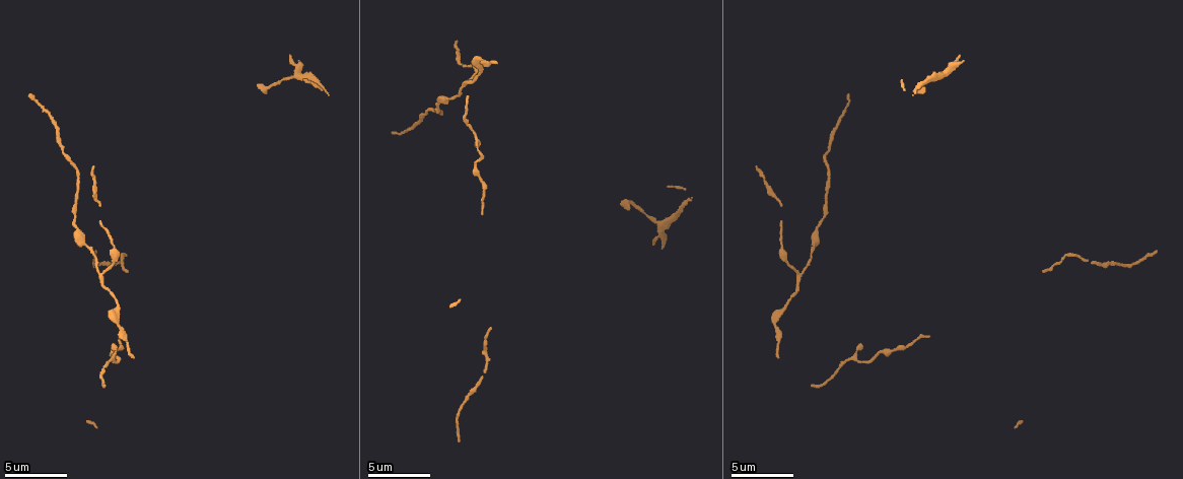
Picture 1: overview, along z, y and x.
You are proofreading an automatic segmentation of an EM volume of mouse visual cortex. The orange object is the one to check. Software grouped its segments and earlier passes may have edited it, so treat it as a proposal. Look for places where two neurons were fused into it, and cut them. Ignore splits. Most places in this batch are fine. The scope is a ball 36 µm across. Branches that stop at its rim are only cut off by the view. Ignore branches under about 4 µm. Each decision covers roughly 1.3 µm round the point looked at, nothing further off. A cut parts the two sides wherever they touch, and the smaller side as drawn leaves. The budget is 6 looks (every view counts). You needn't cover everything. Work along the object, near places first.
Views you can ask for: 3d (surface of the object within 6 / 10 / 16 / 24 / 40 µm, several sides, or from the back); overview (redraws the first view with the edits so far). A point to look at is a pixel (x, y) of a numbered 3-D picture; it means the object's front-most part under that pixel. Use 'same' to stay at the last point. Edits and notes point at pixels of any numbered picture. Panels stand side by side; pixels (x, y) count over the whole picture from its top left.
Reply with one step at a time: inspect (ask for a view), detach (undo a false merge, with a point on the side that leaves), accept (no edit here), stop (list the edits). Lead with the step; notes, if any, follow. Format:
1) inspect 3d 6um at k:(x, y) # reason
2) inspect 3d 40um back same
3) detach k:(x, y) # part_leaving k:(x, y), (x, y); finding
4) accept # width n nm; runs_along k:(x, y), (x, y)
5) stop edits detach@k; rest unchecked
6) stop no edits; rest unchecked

inspect 3d 16um at 1:(831, 175)

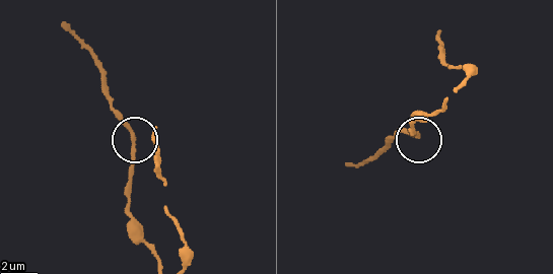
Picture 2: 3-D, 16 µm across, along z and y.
inspect 3d 16um back at 2:(133, 138)

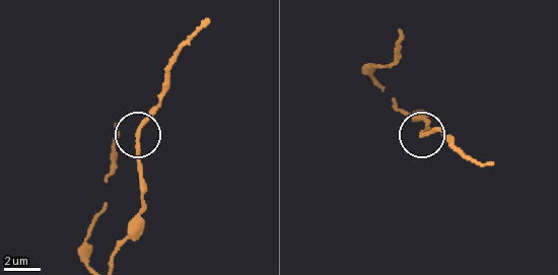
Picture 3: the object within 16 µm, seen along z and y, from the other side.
accept # side_arm 9 um; continuous, no second neuron

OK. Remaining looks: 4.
inspect 3d 10um at 1:(1096, 265) # thick turns thin

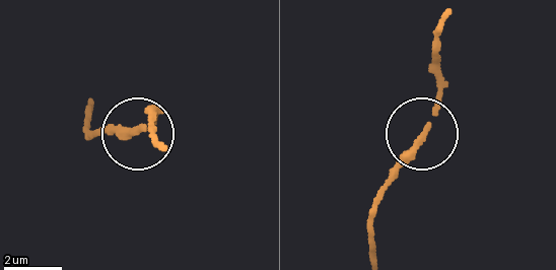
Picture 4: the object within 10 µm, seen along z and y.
inspect 3d 6um at 4:(136, 129) # closer look

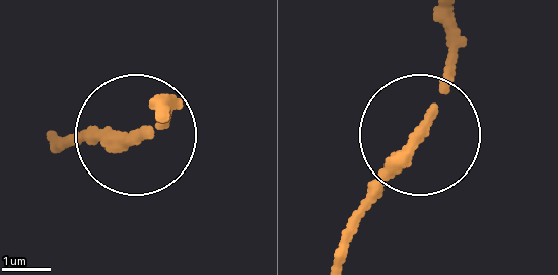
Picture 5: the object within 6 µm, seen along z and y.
accept # one neuron here

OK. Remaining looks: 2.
inspect 3d 10um at 1:(77, 227) # sudden change in width

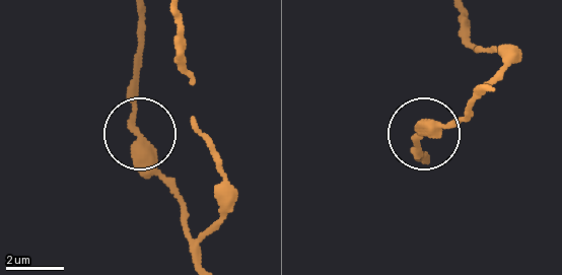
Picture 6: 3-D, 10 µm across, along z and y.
accept # runs_along 6:(198, 257), (179, 191), (133, 118), (133, 55); continuous, no second neuron

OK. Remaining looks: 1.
stop no edits; rest unchecked

